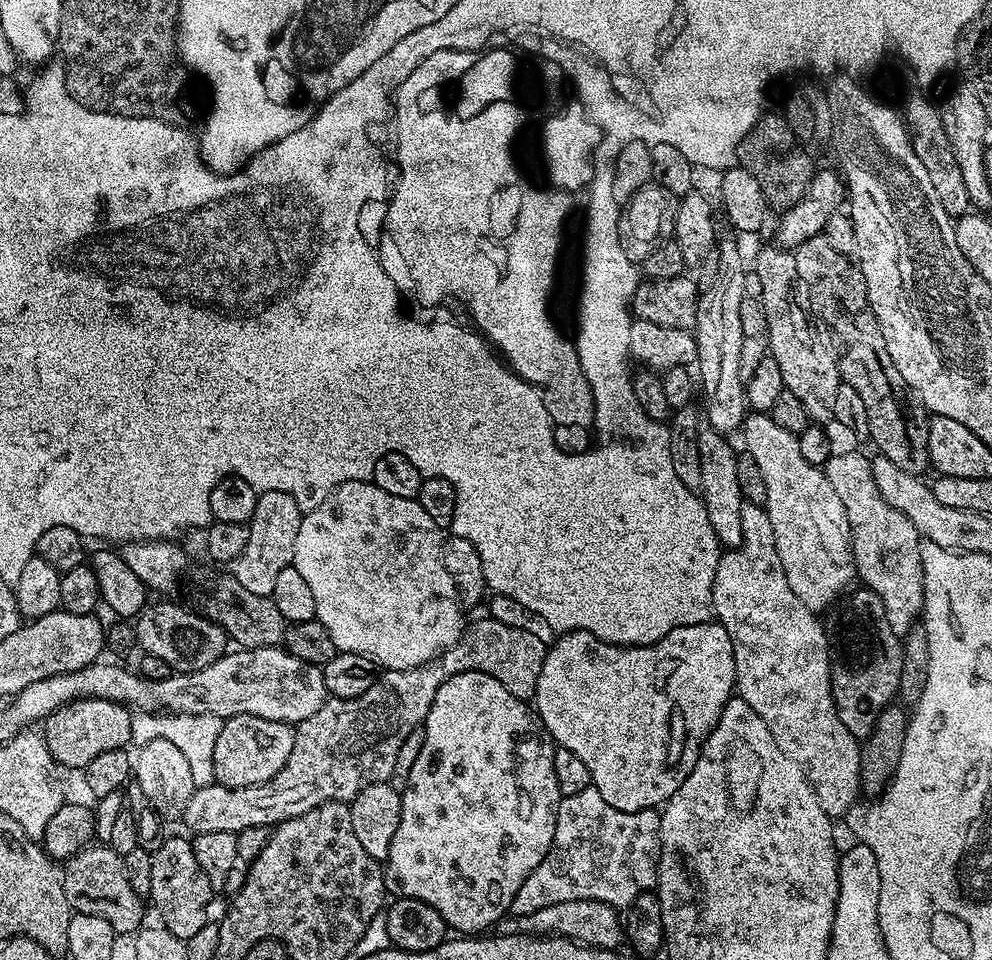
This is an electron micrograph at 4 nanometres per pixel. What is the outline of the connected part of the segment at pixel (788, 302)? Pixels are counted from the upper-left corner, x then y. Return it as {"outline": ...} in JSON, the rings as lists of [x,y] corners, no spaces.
{"outline":[[[783,246],[771,247],[762,249],[756,256],[756,280],[760,283],[758,298],[766,305],[768,350],[782,370],[785,389],[806,406],[809,421],[824,426],[834,417],[834,397],[842,383],[838,352],[831,335],[810,319],[809,309],[801,301],[801,305],[796,301],[800,279],[795,255]]]}

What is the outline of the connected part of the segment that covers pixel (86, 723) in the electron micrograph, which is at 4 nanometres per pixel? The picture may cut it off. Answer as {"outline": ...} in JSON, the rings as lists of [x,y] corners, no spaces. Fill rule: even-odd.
{"outline":[[[91,696],[88,700],[71,700],[70,703],[63,704],[58,710],[51,712],[47,720],[43,721],[42,735],[57,765],[65,769],[68,767],[83,770],[90,762],[94,762],[94,758],[98,758],[98,754],[106,750],[127,749],[132,744],[132,718],[133,713],[125,705]]]}

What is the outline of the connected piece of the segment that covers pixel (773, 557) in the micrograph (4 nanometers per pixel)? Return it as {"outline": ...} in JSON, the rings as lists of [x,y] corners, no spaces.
{"outline":[[[745,502],[742,506],[742,542],[737,548],[727,549],[718,562],[712,587],[712,610],[715,619],[730,634],[734,646],[736,667],[735,691],[739,699],[754,706],[754,714],[770,726],[774,742],[782,746],[794,762],[802,766],[808,785],[814,790],[822,810],[833,818],[843,817],[861,795],[860,744],[838,718],[832,697],[832,661],[828,650],[828,633],[818,621],[817,613],[798,602],[798,594],[790,590],[782,570],[782,558],[774,546],[774,526],[770,526],[768,512],[759,504]]]}

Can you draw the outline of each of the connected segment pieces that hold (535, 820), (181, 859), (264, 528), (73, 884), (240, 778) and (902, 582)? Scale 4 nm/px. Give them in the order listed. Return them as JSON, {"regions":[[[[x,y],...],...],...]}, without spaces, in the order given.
{"regions":[[[[463,672],[454,674],[448,680],[438,686],[434,694],[434,702],[430,706],[428,716],[422,725],[424,730],[424,741],[422,750],[418,750],[418,758],[414,766],[410,766],[410,778],[406,782],[403,792],[400,794],[402,802],[402,814],[398,822],[398,830],[394,830],[394,842],[390,842],[390,854],[383,861],[384,869],[384,891],[389,897],[418,898],[418,902],[426,902],[442,914],[449,929],[458,931],[460,934],[484,934],[491,926],[499,925],[500,921],[509,915],[514,894],[530,878],[534,866],[538,866],[546,858],[550,846],[554,842],[554,826],[558,806],[562,799],[558,790],[558,778],[554,778],[554,750],[557,745],[549,732],[544,728],[544,723],[539,716],[525,701],[519,700],[515,694],[498,678],[490,678],[490,674],[481,672]]],[[[169,835],[158,851],[152,853],[152,869],[150,870],[150,904],[156,907],[156,912],[160,915],[159,923],[168,929],[170,934],[174,934],[180,940],[187,941],[202,930],[202,926],[209,923],[208,903],[214,896],[214,890],[210,882],[206,882],[206,874],[202,874],[202,866],[198,866],[198,858],[194,858],[192,840],[183,840],[180,836]]],[[[270,490],[257,495],[254,514],[247,523],[246,550],[242,550],[240,557],[230,565],[230,575],[238,578],[246,590],[271,596],[278,574],[289,568],[294,558],[294,542],[298,538],[301,515],[298,502],[294,502],[294,498],[282,490]]],[[[87,846],[63,861],[62,873],[66,901],[73,912],[98,914],[106,918],[118,934],[135,933],[145,923],[145,901],[137,895],[126,878],[124,857],[119,856],[111,846]]],[[[254,714],[227,717],[218,734],[218,742],[214,742],[215,783],[227,788],[249,788],[268,783],[280,773],[282,766],[286,766],[290,750],[294,750],[295,737],[296,729],[291,724],[258,718]]],[[[837,451],[823,467],[830,486],[838,493],[842,506],[846,506],[846,518],[850,522],[852,553],[856,563],[856,575],[863,587],[874,590],[886,606],[886,622],[897,634],[909,632],[921,619],[924,611],[924,571],[920,553],[920,531],[874,486],[871,459],[860,452]]]]}

